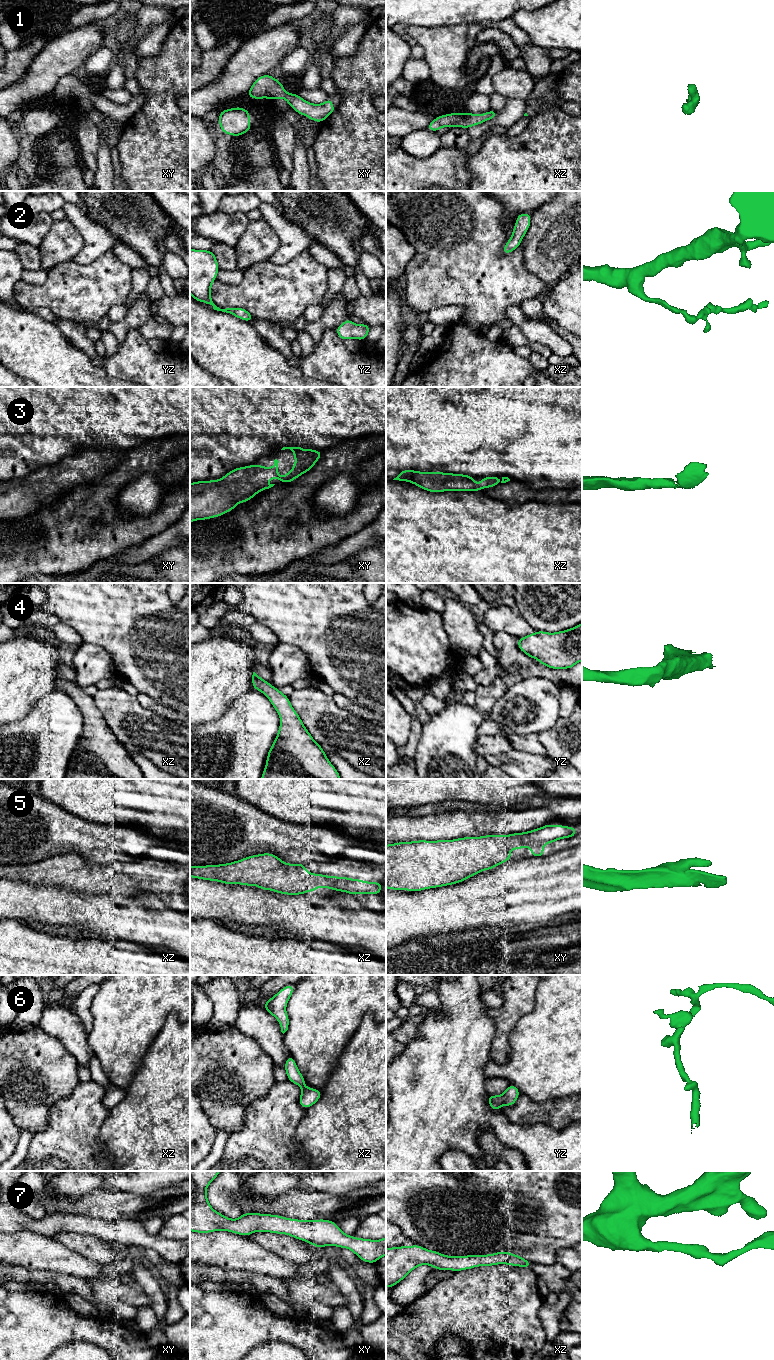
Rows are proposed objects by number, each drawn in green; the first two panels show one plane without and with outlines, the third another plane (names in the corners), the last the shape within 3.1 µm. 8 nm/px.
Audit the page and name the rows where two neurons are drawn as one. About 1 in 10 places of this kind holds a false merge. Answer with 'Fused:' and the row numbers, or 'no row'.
Fused: no row

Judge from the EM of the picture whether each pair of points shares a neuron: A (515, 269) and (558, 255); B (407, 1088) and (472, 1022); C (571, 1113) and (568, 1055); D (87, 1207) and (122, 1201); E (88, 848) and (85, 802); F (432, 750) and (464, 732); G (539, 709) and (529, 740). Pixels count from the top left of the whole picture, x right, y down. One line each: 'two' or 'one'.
A: two
B: one
C: two
D: one
E: two
F: one
G: two

